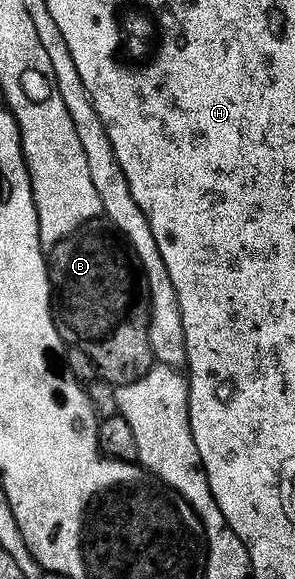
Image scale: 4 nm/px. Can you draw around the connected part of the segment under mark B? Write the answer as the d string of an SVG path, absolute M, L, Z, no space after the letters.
M103 216L91 218L89 222L77 228L73 234L67 234L61 242L57 242L55 246L51 247L46 261L48 263L48 282L52 286L52 319L62 341L69 347L77 346L96 365L96 370L100 373L97 375L113 387L124 386L126 383L142 377L154 365L152 349L150 348L150 336L148 335L148 307L150 303L148 300L148 285L144 282L144 269L140 267L140 261L136 258L136 253L132 250L127 238L107 218Z

